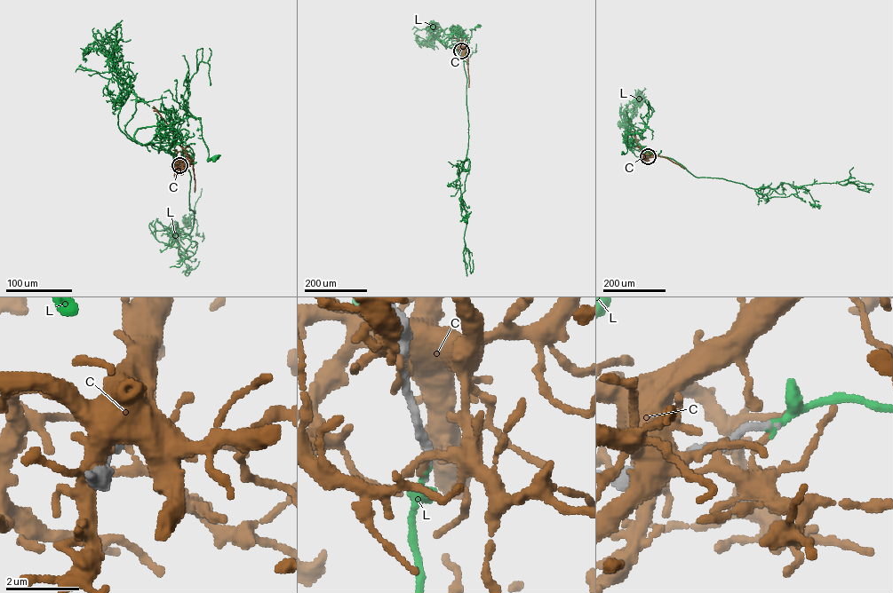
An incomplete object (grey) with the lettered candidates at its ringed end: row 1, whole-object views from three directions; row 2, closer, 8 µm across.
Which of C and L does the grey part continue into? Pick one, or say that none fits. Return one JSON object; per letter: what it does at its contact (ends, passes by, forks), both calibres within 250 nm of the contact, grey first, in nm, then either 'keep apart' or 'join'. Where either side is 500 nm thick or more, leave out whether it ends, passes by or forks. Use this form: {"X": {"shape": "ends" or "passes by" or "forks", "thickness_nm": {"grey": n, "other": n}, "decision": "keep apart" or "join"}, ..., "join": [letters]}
{"C": {"shape": "forks", "thickness_nm": {"grey": 240, "other": 130}, "decision": "keep apart"}, "L": {"shape": "passes by", "thickness_nm": {"grey": 220, "other": 200}, "decision": "join"}, "join": ["L"]}

